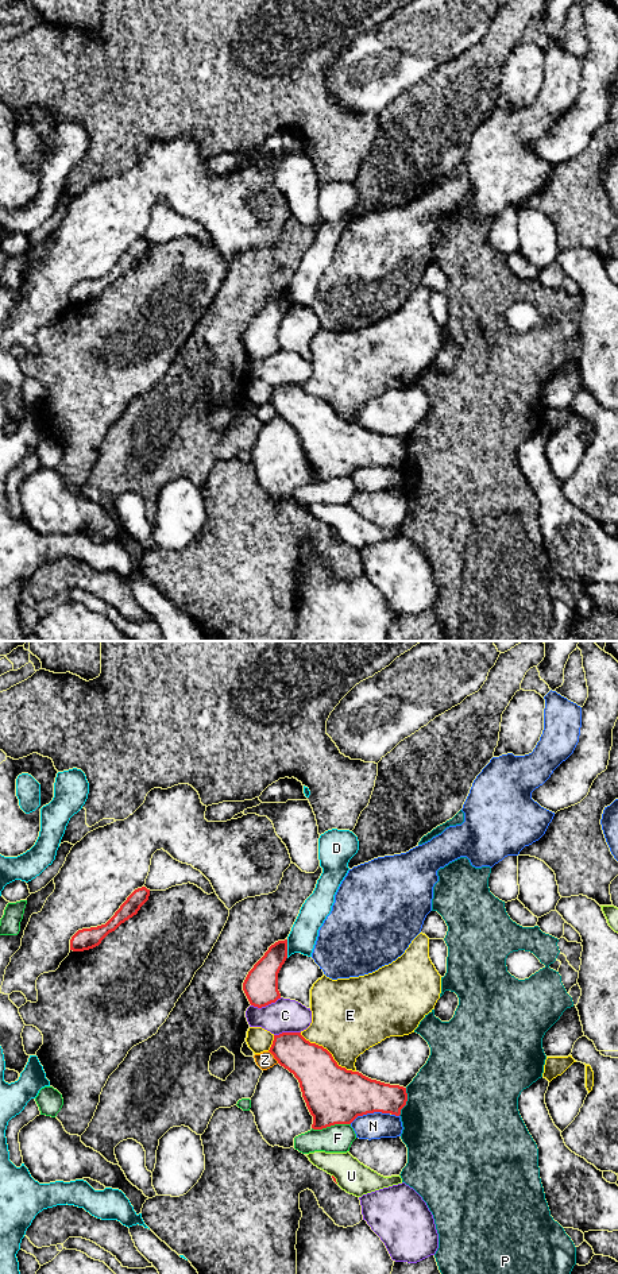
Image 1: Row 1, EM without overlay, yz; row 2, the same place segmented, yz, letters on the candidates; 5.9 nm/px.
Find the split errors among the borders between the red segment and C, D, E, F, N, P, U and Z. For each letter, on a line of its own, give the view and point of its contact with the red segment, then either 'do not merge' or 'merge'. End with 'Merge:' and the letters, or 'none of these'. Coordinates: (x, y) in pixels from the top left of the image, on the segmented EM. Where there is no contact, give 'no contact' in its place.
C: yz (266, 1004) | do not merge
D: yz (286, 949) | do not merge
E: yz (329, 1053) | do not merge
F: yz (331, 1124) | do not merge
N: yz (369, 1112) | do not merge
P: yz (406, 1100) | do not merge
U: yz (335, 1178) | do not merge
Z: yz (274, 1057) | do not merge
Merge: none of these

